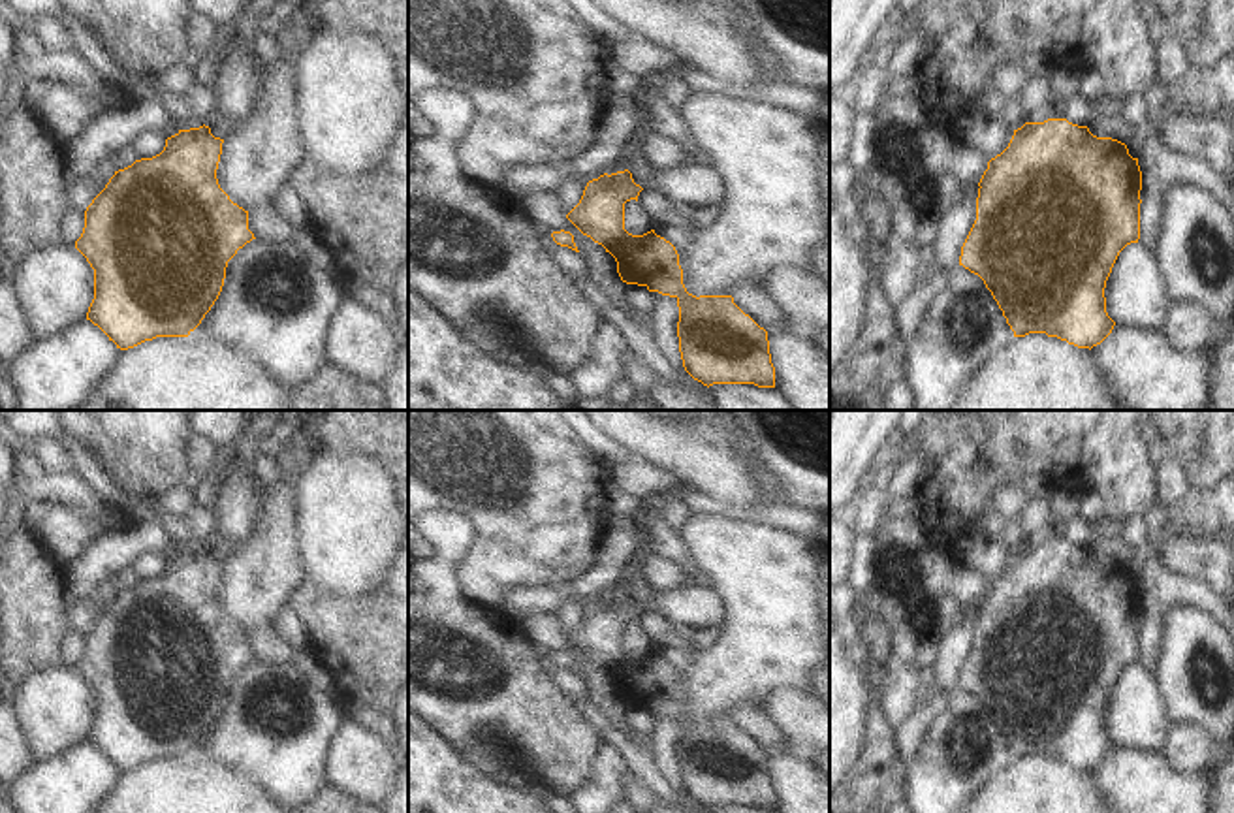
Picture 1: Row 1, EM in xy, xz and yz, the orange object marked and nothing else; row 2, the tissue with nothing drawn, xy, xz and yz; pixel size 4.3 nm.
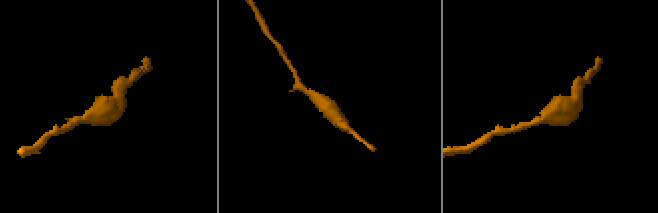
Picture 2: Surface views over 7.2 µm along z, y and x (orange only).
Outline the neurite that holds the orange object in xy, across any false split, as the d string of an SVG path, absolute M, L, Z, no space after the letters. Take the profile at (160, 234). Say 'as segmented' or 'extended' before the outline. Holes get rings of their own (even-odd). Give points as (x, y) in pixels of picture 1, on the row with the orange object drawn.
as segmented; M205 124L199 128L179 130L175 136L166 139L166 147L160 154L135 160L132 166L115 171L105 188L87 207L85 228L81 237L75 241L75 248L94 269L94 299L88 307L87 320L98 326L109 337L109 341L117 344L117 348L128 350L156 337L188 337L218 299L224 286L228 262L237 254L239 248L256 239L248 230L248 211L233 203L218 184L216 169L222 154L222 143L224 139L214 137L211 128Z

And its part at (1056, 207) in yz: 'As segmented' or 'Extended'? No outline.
As segmented

